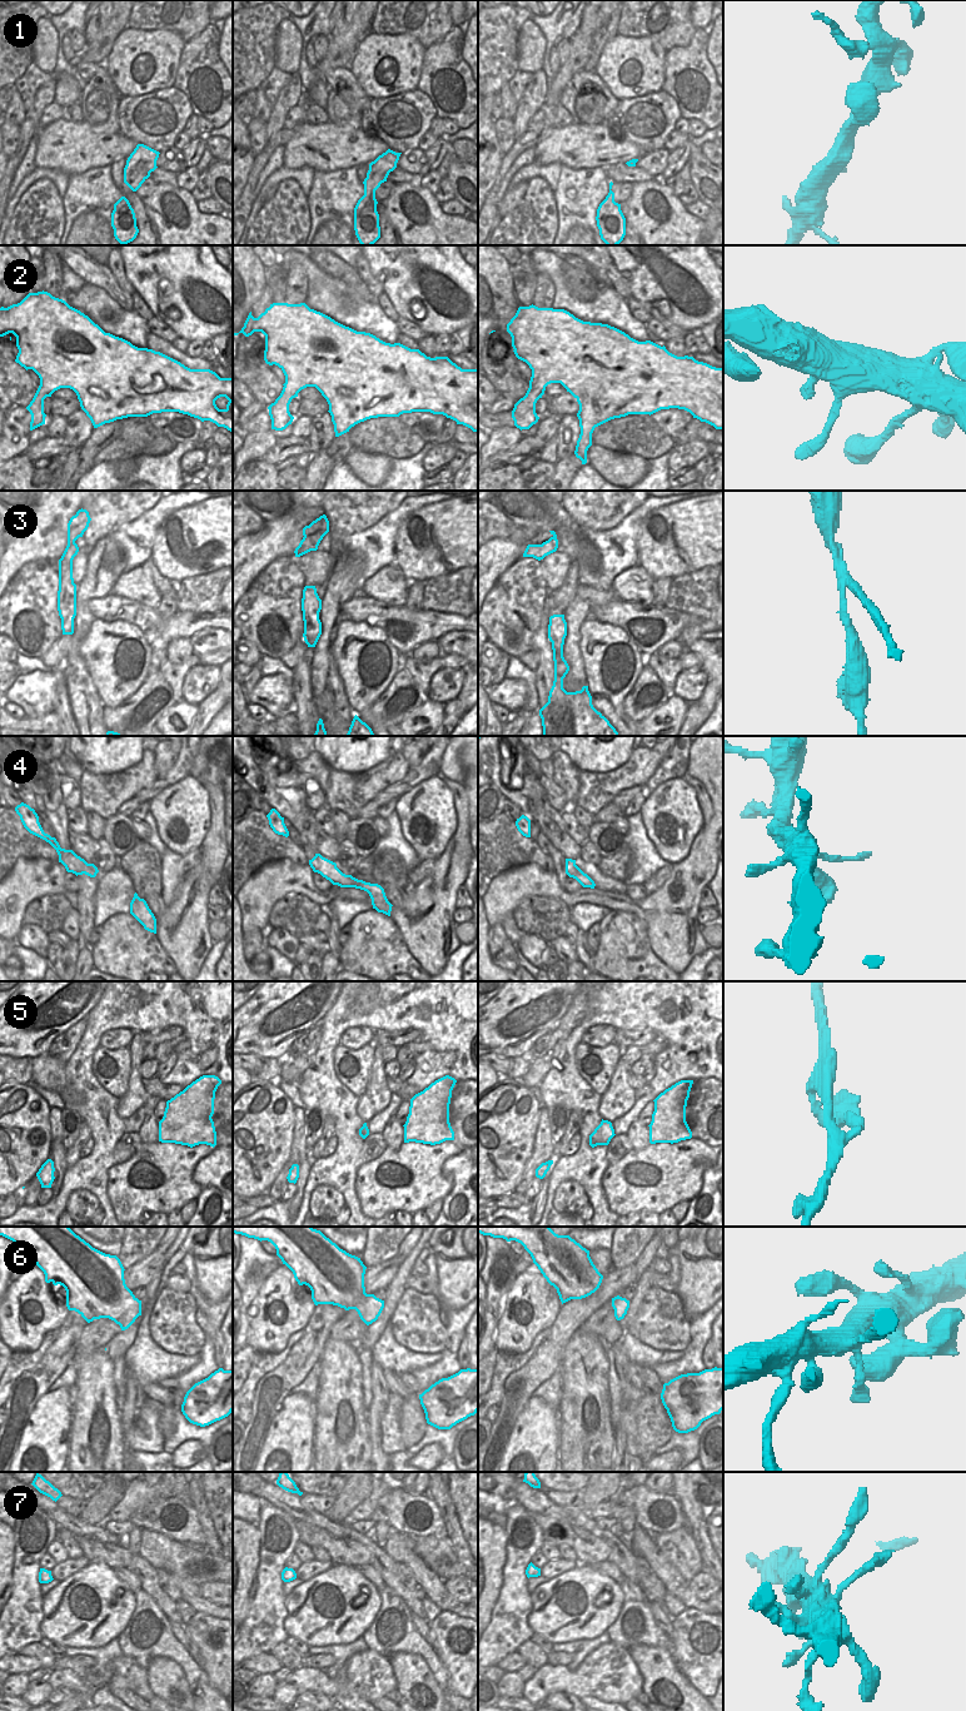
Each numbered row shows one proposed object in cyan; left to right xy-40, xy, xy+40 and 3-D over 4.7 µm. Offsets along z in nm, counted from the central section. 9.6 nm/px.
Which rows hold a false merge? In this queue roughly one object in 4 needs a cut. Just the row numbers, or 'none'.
none.

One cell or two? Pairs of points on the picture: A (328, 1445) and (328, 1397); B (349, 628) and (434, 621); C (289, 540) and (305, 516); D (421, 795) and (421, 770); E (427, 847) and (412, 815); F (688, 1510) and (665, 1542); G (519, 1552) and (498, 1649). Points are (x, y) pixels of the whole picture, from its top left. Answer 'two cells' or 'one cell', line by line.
A: one cell
B: two cells
C: two cells
D: two cells
E: one cell
F: two cells
G: one cell

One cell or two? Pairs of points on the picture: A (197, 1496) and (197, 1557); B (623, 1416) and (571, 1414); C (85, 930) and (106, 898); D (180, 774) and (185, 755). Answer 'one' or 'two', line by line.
A: two
B: two
C: two
D: one

